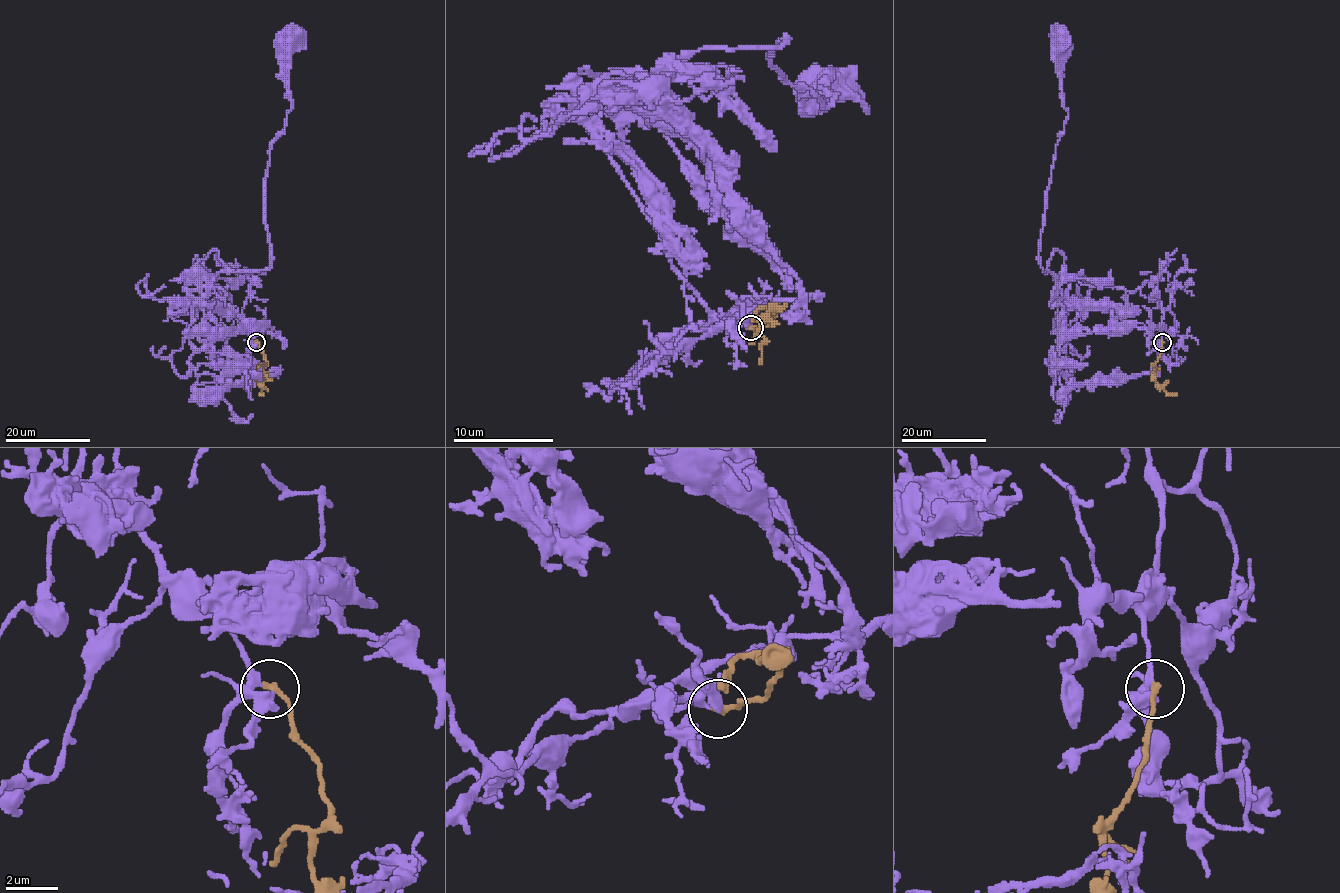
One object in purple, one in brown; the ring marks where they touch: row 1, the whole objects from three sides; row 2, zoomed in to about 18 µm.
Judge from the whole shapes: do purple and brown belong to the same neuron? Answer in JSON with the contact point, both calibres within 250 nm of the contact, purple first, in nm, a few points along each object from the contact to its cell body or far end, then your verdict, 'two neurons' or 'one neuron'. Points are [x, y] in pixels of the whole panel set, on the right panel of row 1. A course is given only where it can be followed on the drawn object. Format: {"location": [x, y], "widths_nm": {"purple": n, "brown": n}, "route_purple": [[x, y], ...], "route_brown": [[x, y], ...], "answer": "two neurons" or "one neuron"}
{"location": [1162, 342], "widths_nm": {"purple": 280, "brown": 240}, "route_purple": [[1162, 342], [1158, 299], [1063, 277], [1056, 288], [1056, 277], [1041, 266], [1045, 191], [1068, 111], [1059, 41]], "route_brown": [[1162, 341], [1154, 366], [1154, 378], [1170, 395], [1177, 396]], "answer": "one neuron"}

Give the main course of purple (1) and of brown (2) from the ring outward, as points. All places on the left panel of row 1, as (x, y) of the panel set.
1: (256, 342), (225, 289), (185, 279), (210, 288), (222, 271), (270, 266), (266, 170), (291, 105), (283, 41)
2: (256, 341), (266, 362), (259, 396)

